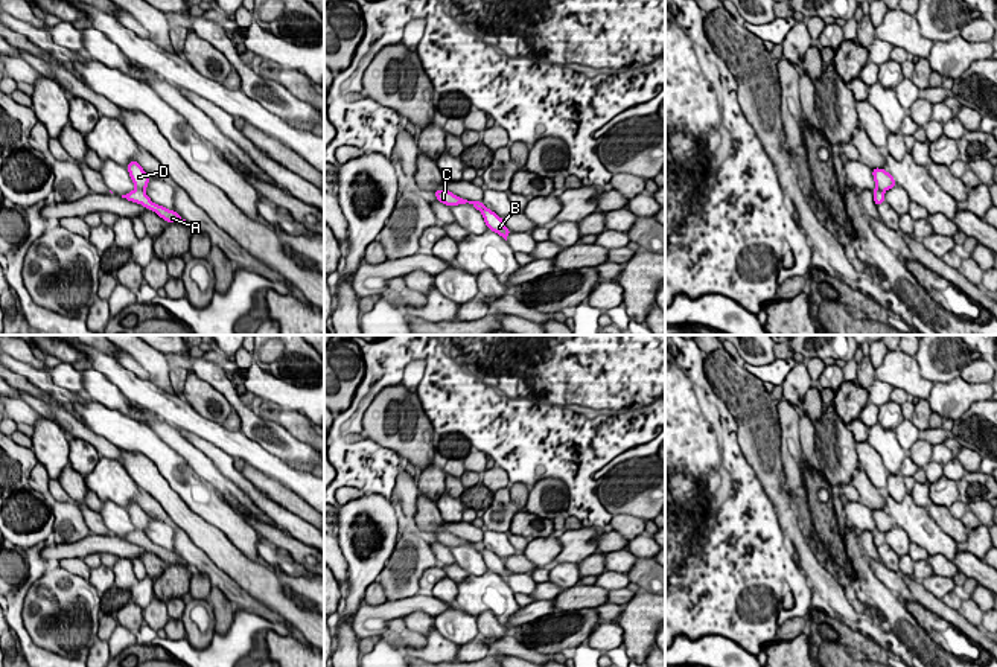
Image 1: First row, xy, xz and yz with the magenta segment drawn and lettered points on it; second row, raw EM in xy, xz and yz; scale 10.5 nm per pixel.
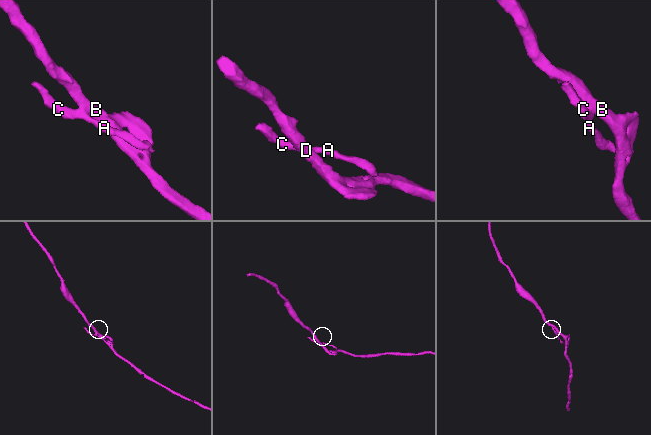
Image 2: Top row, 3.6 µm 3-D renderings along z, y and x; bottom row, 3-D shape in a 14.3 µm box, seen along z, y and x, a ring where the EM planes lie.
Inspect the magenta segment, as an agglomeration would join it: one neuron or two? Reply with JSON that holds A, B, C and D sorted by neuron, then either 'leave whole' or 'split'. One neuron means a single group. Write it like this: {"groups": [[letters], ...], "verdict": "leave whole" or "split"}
{"groups": [["A", "C"], ["B", "D"]], "verdict": "split"}

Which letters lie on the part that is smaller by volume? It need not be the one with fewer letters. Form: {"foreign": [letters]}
{"foreign": ["A", "C"]}

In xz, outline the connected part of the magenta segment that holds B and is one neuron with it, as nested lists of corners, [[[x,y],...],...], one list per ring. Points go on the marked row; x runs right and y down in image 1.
[[[487,207],[481,209],[479,212],[484,218],[487,228],[498,233],[507,241],[507,236],[511,233],[511,230],[505,227],[504,219]]]

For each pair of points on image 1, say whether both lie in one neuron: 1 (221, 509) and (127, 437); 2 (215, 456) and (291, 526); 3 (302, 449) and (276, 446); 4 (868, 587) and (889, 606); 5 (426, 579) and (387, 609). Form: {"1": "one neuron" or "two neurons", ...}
{"1": "one neuron", "2": "one neuron", "3": "one neuron", "4": "one neuron", "5": "two neurons"}

